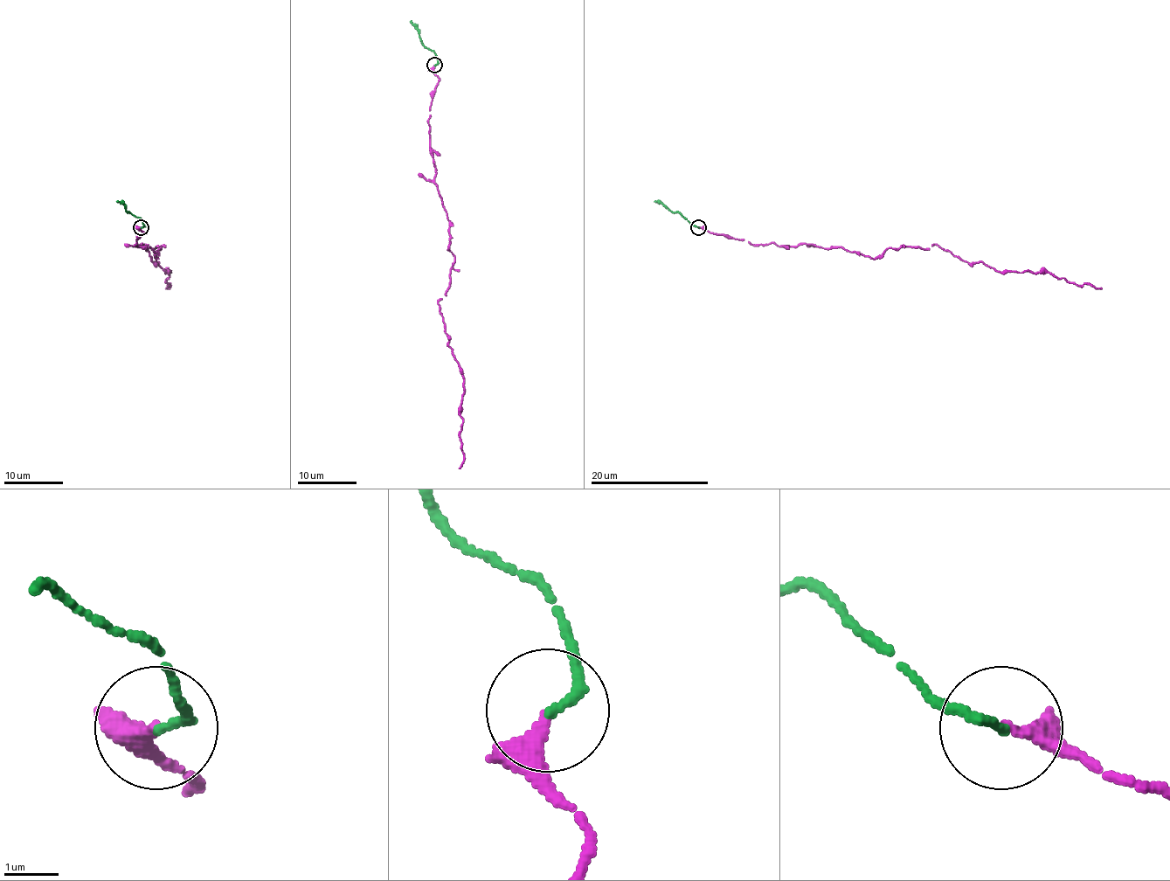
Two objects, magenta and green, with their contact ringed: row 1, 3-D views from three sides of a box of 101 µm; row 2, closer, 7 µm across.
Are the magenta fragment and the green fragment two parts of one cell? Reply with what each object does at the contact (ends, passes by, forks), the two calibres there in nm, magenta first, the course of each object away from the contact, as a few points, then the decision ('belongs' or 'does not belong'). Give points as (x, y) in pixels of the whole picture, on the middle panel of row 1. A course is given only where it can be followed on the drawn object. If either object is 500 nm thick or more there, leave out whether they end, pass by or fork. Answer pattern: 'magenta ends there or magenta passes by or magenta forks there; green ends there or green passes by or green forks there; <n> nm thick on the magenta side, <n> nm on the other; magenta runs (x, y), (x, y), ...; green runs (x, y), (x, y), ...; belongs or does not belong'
magenta passes by; green ends there; 200 nm thick on the magenta side, 180 nm on the other; magenta runs (434, 65), (439, 83), (428, 119), (430, 153), (454, 262), (439, 304), (460, 368), (460, 468); green runs (434, 65), (437, 55), (422, 43), (419, 31), (411, 21); belongs

